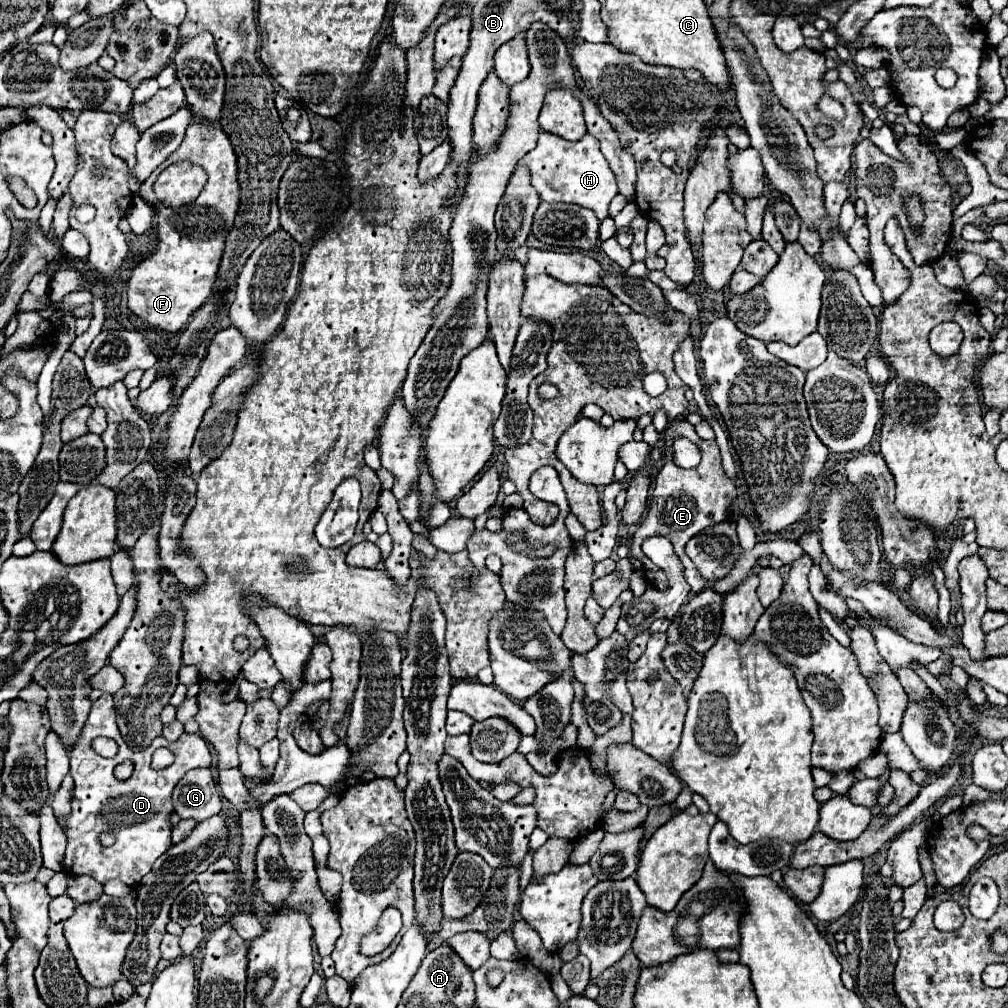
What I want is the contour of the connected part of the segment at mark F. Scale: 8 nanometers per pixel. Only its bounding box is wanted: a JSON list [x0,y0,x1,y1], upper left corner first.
[129,120,239,332]

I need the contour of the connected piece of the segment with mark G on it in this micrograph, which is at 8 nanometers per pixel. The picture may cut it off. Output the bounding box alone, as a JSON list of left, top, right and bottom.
[173,768,223,820]

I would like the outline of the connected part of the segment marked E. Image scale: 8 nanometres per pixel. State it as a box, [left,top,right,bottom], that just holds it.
[643,420,735,594]

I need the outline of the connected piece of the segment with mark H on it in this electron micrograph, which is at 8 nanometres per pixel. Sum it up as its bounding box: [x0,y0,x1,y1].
[519,132,617,220]

